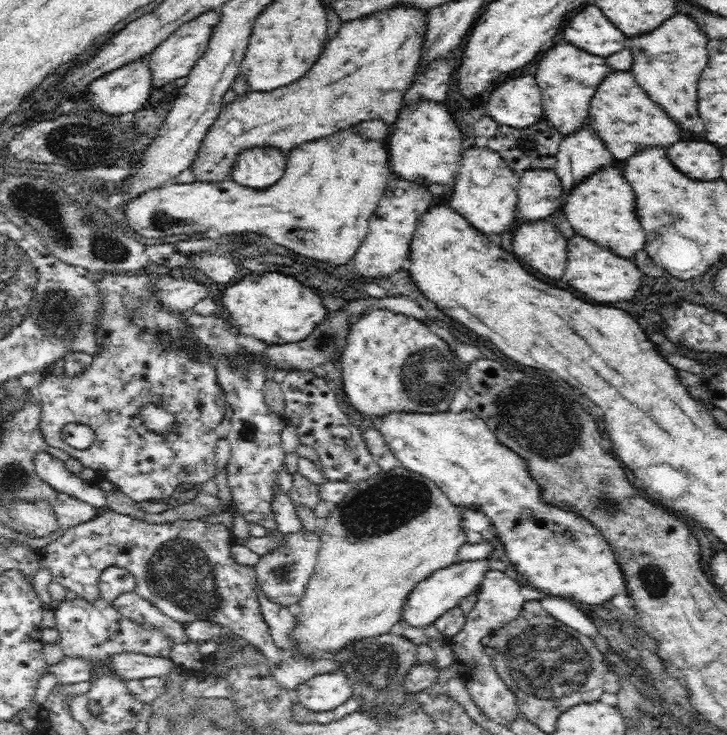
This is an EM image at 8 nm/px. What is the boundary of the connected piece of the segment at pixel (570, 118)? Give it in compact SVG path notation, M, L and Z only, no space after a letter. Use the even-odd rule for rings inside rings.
M558 44L546 52L546 56L538 64L535 81L540 85L541 107L548 125L560 136L570 137L586 128L588 102L602 82L602 78L610 72L606 58L586 54L570 44Z

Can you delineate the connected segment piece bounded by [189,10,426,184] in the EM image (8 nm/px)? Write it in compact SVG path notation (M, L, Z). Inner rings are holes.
M398 10L396 14L378 14L378 18L368 18L366 22L356 22L354 26L342 26L326 44L320 60L314 64L310 74L306 74L306 78L270 92L248 90L244 94L236 94L230 102L222 104L216 120L198 146L192 164L189 164L194 182L218 184L228 180L238 164L240 154L250 148L274 148L288 155L297 149L296 146L336 134L344 128L350 128L354 122L360 122L362 118L386 116L394 120L400 108L402 86L406 86L410 80L418 60L418 42L421 45L424 19L424 12L410 14L410 10Z

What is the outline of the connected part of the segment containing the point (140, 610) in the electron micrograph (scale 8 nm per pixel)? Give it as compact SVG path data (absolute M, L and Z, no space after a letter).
M135 590L116 597L113 606L118 613L131 621L138 623L146 622L147 624L153 624L153 626L162 628L166 633L170 633L170 637L176 643L190 641L186 623L171 618Z

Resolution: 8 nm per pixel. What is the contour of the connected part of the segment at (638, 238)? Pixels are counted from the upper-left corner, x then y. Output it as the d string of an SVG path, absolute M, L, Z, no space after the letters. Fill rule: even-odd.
M616 168L602 170L594 174L594 178L588 178L574 190L574 194L566 202L566 220L574 228L578 236L584 236L586 240L592 240L598 246L608 248L616 256L632 258L638 250L642 250L642 228L638 226L634 218L634 196L628 186L628 182L618 174Z

